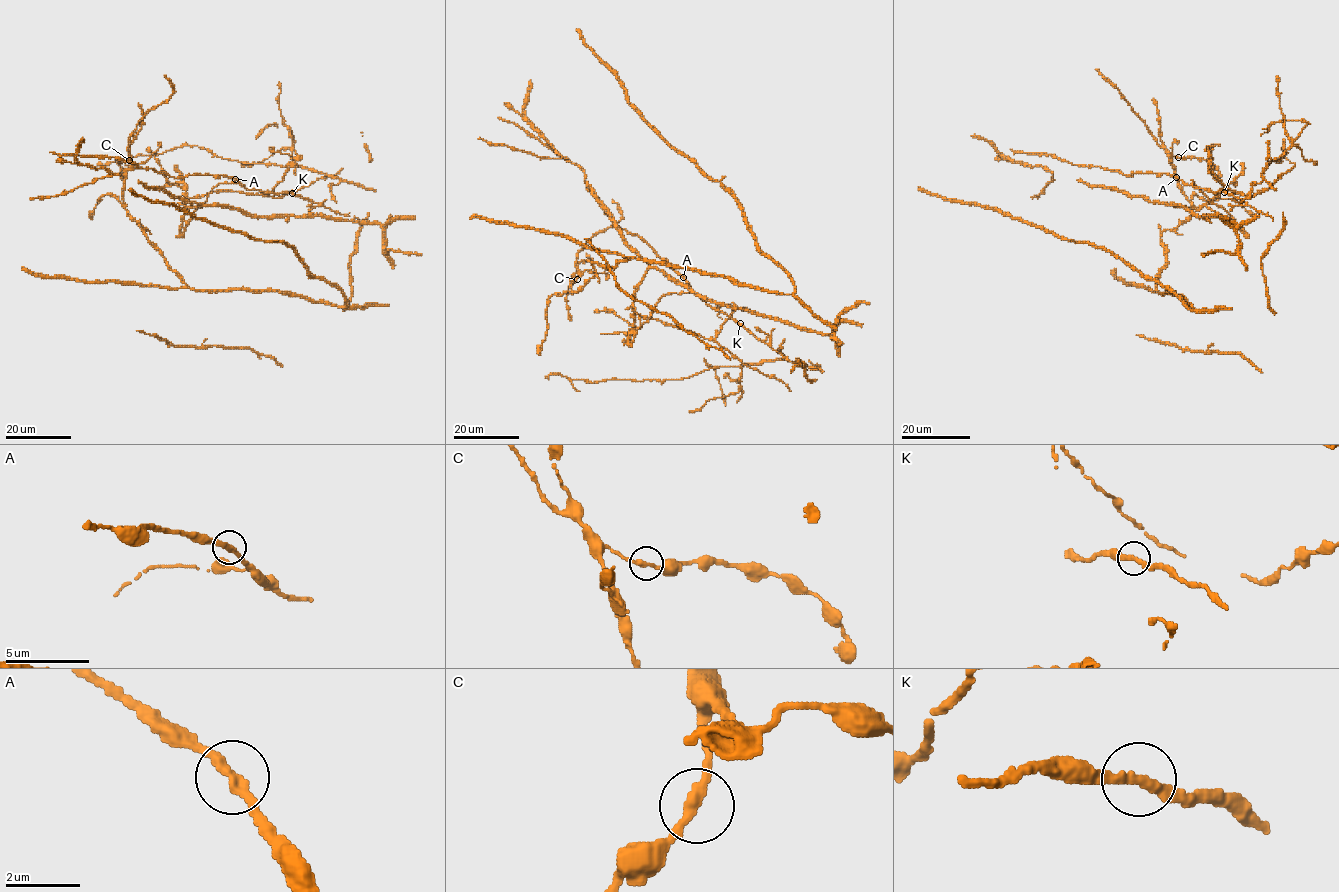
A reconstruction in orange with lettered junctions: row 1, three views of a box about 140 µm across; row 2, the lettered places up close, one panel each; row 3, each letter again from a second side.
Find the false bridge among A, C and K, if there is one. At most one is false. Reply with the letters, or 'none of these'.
none of these

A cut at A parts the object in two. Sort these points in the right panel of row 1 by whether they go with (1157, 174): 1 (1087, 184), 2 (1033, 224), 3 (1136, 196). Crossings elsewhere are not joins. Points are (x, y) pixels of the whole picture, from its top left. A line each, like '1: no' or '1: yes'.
1: no
2: no
3: no

